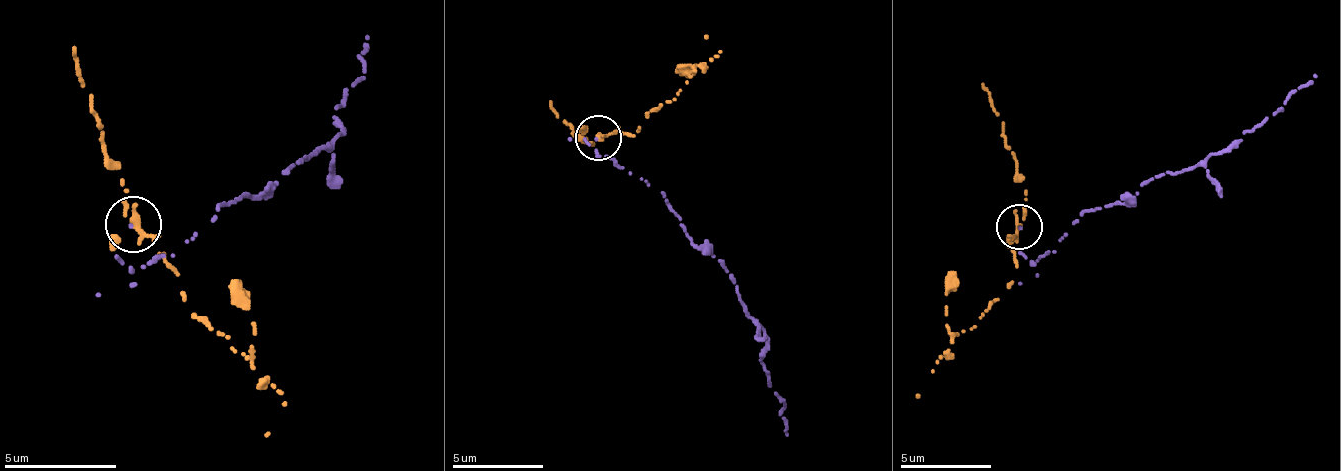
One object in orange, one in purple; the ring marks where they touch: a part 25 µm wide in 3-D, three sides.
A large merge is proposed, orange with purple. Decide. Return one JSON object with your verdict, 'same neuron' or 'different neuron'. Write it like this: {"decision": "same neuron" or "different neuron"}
{"decision": "different neuron"}

